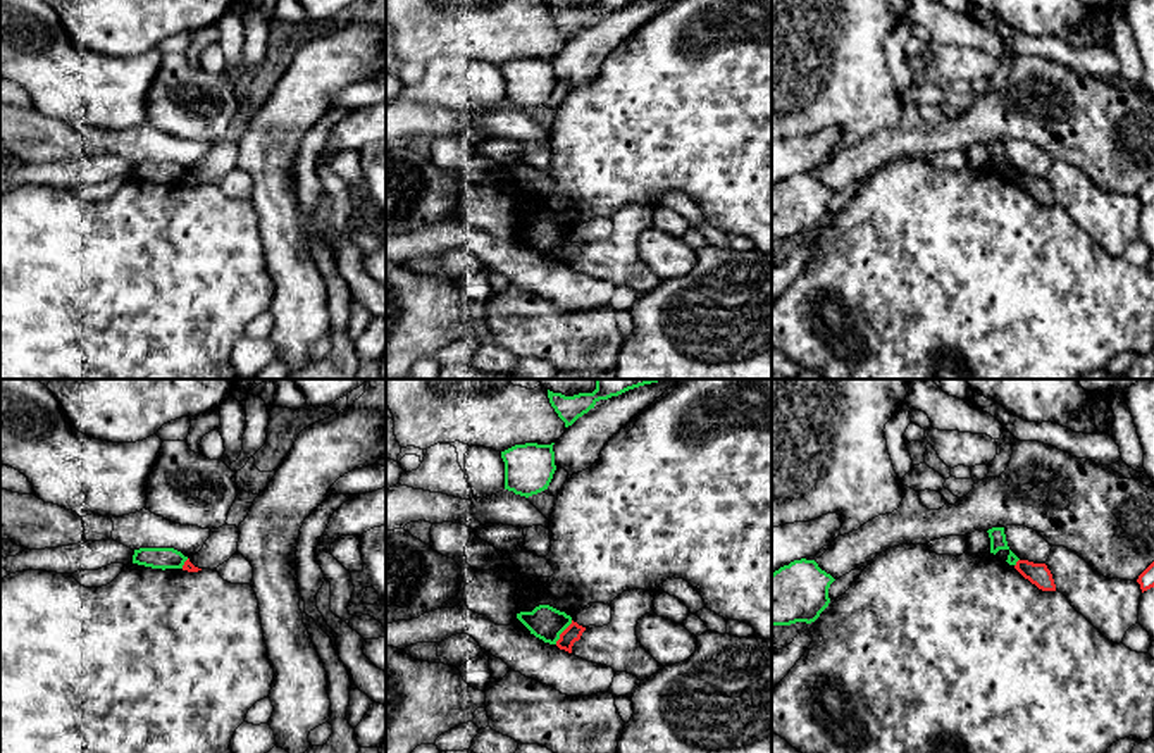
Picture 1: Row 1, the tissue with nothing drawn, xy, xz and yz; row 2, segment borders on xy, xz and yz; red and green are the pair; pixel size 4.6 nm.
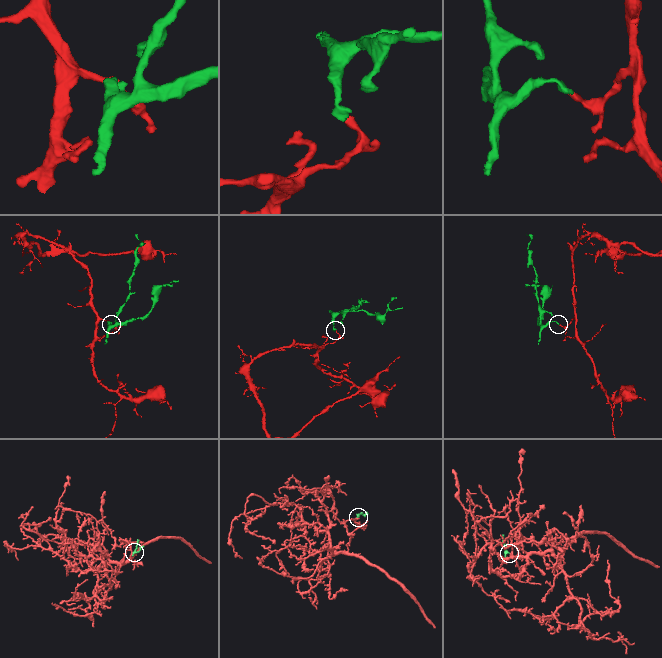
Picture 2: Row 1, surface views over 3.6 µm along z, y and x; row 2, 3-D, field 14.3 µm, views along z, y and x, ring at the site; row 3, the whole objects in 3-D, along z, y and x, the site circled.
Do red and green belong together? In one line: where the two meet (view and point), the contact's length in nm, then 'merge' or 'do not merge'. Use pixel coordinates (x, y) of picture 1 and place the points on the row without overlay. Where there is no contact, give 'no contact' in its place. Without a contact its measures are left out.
meets red in xz at (562, 247); contact 140 nm long; do not merge

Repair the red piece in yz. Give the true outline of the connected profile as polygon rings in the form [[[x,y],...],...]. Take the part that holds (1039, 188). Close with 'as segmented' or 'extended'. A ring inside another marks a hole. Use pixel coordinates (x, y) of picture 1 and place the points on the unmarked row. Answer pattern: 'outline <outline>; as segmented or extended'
outline [[[1018,174],[1014,183],[1028,193],[1032,198],[1035,198],[1042,205],[1056,205],[1056,198],[1052,193],[1051,184],[1045,177],[1033,177],[1028,174]]]; as segmented

